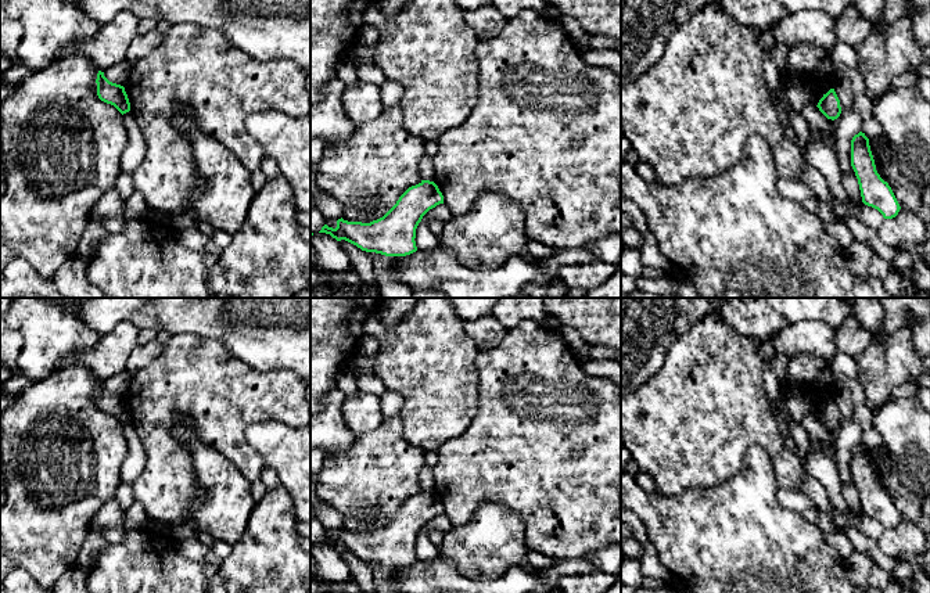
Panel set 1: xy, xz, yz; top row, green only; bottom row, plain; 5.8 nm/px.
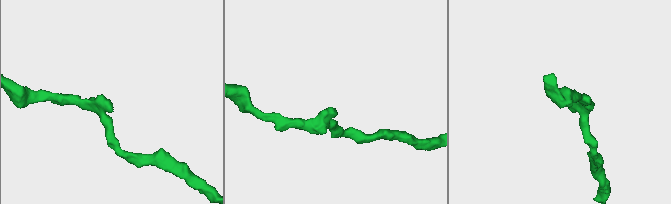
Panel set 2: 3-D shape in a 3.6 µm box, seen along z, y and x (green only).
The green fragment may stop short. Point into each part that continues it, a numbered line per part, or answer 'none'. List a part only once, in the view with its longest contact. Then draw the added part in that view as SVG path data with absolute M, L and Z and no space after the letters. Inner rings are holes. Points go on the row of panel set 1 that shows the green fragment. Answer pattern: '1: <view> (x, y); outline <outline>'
none

